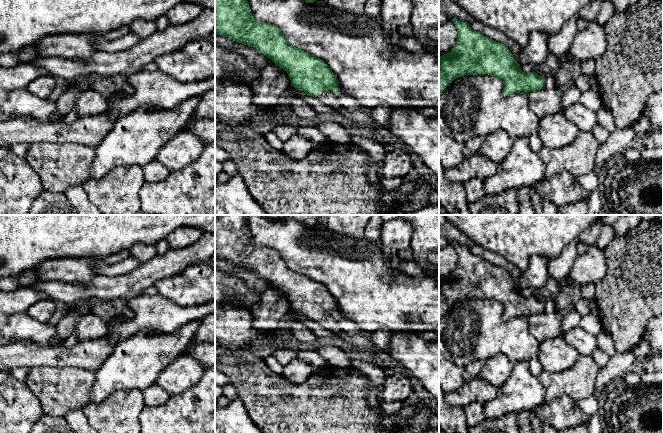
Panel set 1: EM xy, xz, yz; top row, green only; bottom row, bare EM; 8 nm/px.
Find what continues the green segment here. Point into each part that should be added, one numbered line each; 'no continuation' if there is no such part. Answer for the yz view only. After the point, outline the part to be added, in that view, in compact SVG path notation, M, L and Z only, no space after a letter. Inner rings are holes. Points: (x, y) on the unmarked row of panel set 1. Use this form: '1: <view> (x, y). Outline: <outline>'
no continuation

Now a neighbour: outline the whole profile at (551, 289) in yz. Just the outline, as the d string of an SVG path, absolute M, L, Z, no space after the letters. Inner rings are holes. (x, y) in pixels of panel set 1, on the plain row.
M549 277L546 284L535 290L535 296L541 300L546 302L548 299L555 299L557 295L560 293L560 285L559 281L553 277Z

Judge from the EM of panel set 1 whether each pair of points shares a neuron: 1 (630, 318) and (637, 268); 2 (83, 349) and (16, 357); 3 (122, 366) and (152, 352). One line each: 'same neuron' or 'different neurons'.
1: same neuron
2: same neuron
3: same neuron

